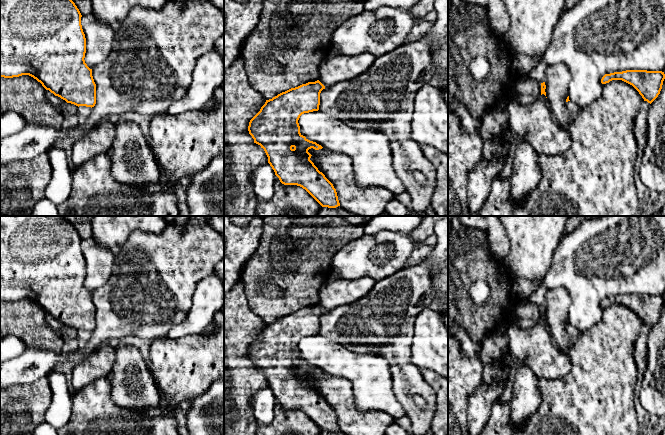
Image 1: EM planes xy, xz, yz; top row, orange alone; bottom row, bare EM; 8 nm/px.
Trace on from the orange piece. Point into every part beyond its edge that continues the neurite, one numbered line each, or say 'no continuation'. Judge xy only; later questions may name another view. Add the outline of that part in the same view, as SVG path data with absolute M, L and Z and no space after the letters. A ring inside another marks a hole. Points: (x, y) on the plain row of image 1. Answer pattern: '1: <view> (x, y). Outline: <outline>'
no continuation

